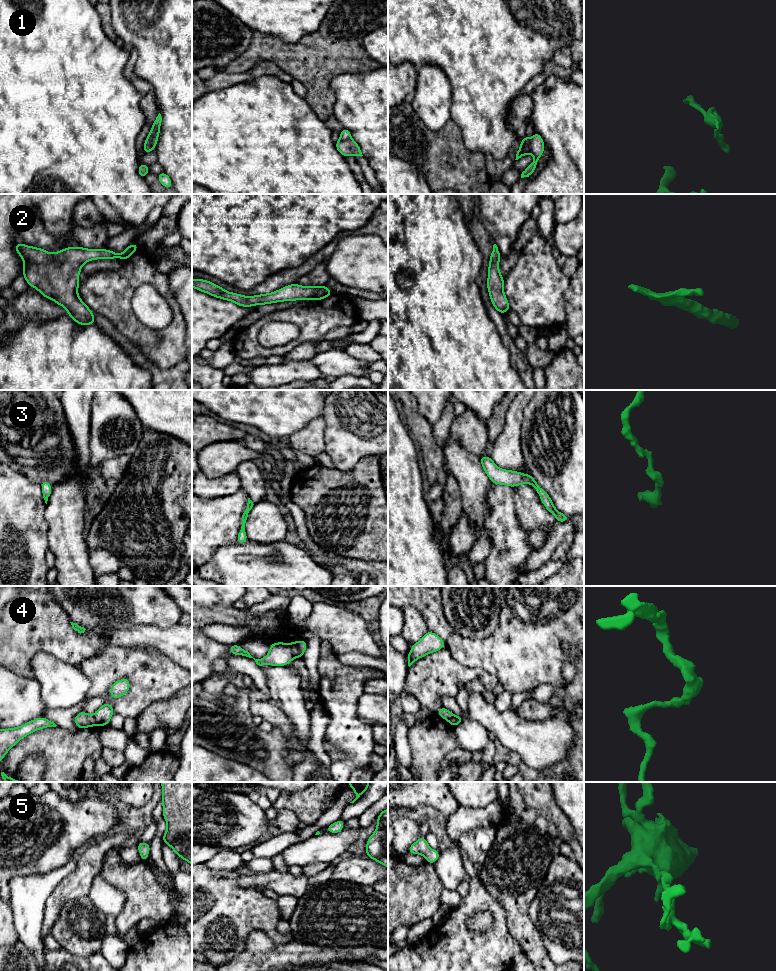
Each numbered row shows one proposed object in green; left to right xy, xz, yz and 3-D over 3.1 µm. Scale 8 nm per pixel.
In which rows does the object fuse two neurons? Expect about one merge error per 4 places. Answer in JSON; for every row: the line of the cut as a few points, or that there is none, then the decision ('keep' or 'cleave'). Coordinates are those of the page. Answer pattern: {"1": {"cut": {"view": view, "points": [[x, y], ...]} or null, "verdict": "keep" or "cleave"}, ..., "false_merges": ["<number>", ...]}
{"1": {"cut": null, "verdict": "keep"}, "2": {"cut": null, "verdict": "keep"}, "3": {"cut": null, "verdict": "keep"}, "4": {"cut": {"view": "xz", "points": [[287, 644], [294, 656]]}, "verdict": "cleave"}, "5": {"cut": null, "verdict": "keep"}, "false_merges": ["4"]}

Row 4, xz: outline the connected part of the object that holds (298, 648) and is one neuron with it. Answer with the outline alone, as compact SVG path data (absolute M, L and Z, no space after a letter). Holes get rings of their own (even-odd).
M299 640L288 644L291 647L291 651L295 658L302 658L304 652L307 649L307 642Z

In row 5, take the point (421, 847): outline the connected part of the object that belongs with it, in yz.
M420 837L416 842L414 842L409 848L408 848L409 854L419 854L426 857L426 862L430 864L434 864L439 855L439 850L432 850L426 839L424 837Z

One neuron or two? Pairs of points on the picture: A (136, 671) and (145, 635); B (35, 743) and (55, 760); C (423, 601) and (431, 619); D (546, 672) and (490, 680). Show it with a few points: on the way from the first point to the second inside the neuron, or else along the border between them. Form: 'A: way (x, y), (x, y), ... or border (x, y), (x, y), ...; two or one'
A: border (119, 645), (152, 646), (164, 655); two
B: way (40, 745), (50, 755); one
C: way (428, 605), (431, 608), (431, 614); one
D: border (477, 668), (491, 671), (499, 682); two

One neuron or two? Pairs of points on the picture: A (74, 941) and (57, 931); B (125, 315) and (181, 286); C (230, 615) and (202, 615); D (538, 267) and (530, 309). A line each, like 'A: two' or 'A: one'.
A: one
B: two
C: one
D: one

